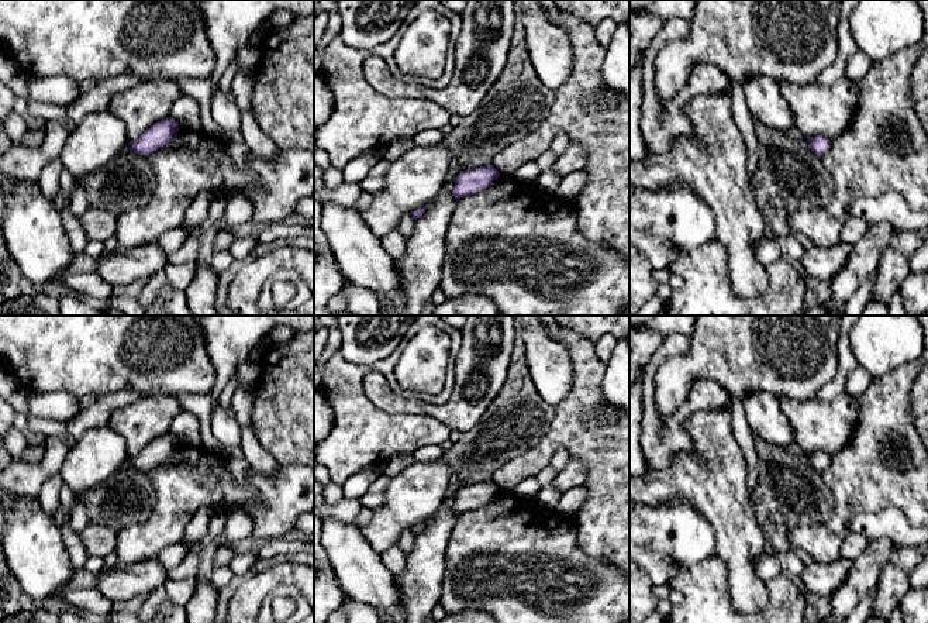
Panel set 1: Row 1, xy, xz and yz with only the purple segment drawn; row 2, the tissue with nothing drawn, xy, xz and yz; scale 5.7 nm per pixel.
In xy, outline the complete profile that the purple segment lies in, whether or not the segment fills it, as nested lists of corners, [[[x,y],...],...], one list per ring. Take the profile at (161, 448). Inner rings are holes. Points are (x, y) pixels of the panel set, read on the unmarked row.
[[[169,431],[165,436],[155,438],[137,455],[128,457],[128,459],[135,469],[148,472],[162,461],[168,459],[179,444],[179,440]]]

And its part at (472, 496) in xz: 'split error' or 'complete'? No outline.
complete

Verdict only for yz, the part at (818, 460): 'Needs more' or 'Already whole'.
Already whole

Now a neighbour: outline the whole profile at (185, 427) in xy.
[[[180,412],[170,423],[169,431],[183,445],[201,447],[200,424],[192,413]]]

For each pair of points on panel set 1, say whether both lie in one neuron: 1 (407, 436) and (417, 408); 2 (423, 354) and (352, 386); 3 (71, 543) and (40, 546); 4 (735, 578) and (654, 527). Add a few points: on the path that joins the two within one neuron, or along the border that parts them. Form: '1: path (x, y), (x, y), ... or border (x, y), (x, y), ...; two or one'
1: border (382, 409), (390, 413), (427, 413), (445, 426); two
2: border (411, 337), (394, 378), (403, 388), (418, 391); two
3: border (58, 527), (69, 561), (75, 568); two
4: border (707, 522), (714, 534), (716, 554); two

